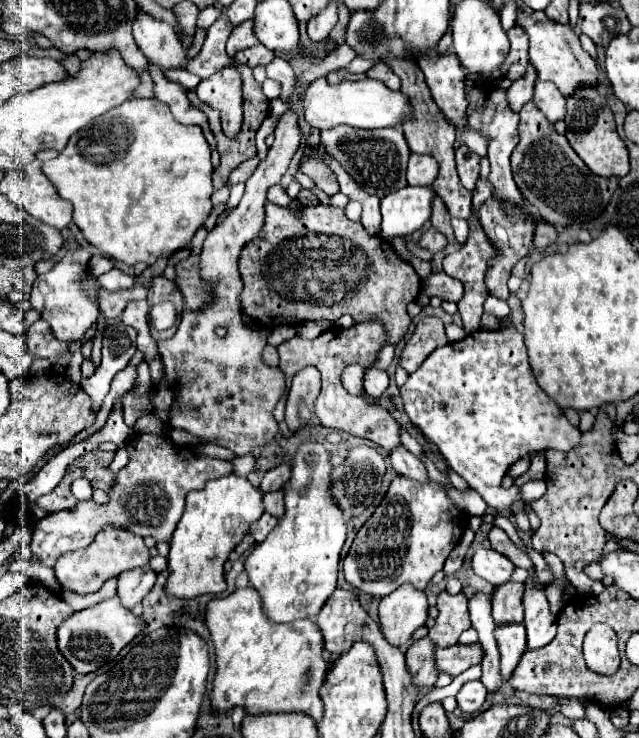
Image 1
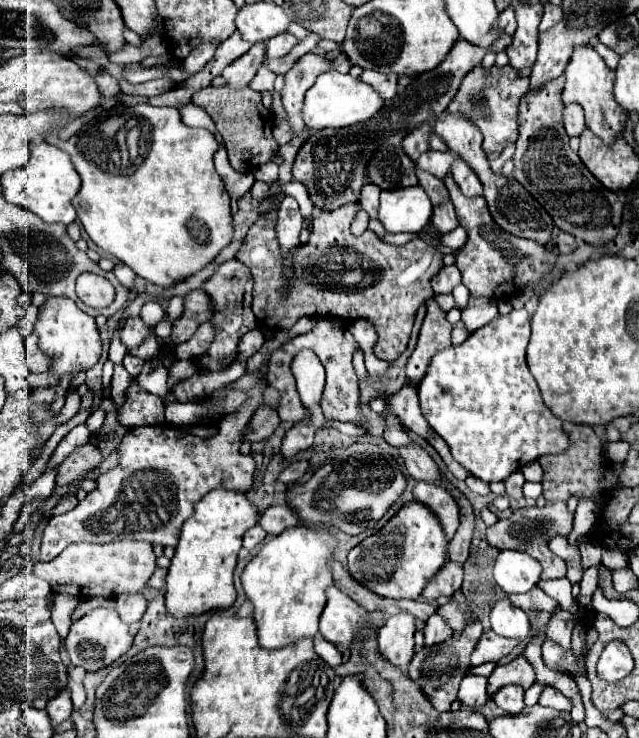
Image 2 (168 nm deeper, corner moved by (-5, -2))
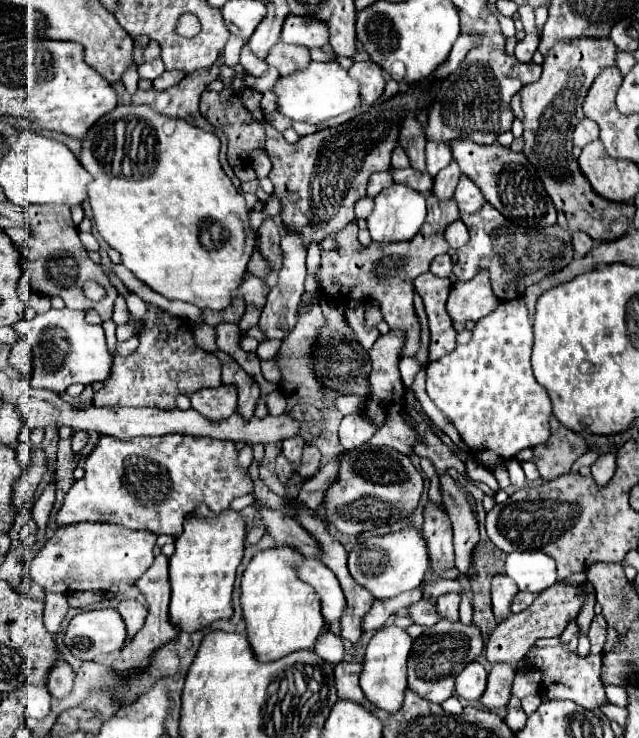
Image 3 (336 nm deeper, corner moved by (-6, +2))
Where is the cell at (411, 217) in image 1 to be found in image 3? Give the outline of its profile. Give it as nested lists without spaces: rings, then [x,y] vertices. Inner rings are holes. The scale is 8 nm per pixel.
[[[392,185],[388,189],[382,189],[376,195],[376,205],[374,211],[368,215],[366,223],[368,223],[368,231],[372,235],[374,241],[378,243],[390,243],[390,241],[410,241],[420,225],[426,219],[426,199],[422,193],[412,191],[410,187],[404,185]]]

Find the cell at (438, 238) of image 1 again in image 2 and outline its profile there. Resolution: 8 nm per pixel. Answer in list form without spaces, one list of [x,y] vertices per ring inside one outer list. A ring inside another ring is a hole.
[[[445,203],[445,207],[435,207],[435,209],[433,209],[431,225],[433,225],[433,229],[435,229],[437,233],[441,233],[441,235],[453,231],[453,229],[459,225],[453,205],[451,205],[451,203]]]

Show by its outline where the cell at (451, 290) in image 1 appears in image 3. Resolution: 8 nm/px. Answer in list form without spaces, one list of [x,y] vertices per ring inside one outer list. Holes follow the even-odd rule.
[[[438,255],[434,257],[432,265],[430,265],[430,271],[438,277],[448,277],[452,273],[452,261],[450,261],[450,255]]]

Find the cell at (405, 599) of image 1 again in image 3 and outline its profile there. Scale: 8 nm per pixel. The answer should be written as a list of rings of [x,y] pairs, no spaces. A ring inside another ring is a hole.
[[[386,625],[386,627],[378,629],[366,647],[364,669],[360,673],[360,687],[372,705],[376,705],[378,709],[382,709],[390,715],[400,711],[402,701],[404,701],[404,693],[408,689],[406,661],[410,655],[410,647],[412,647],[410,637],[406,635],[404,629],[400,629],[396,625]]]

